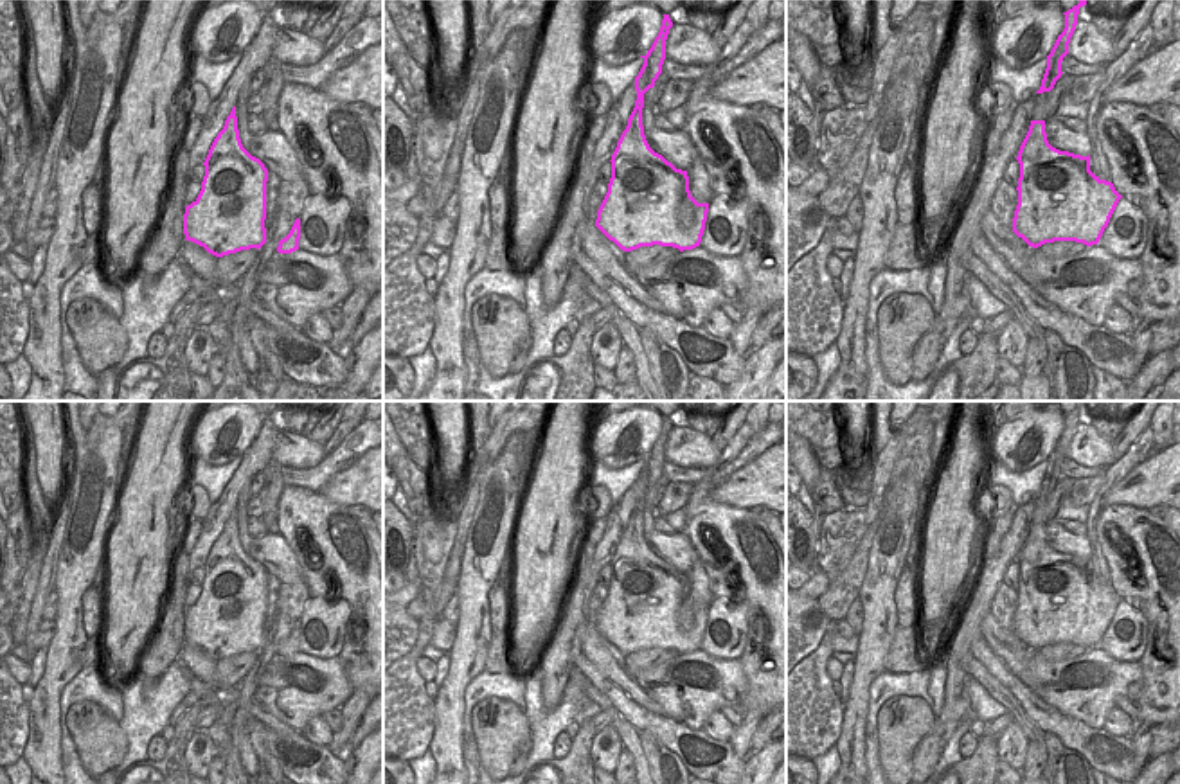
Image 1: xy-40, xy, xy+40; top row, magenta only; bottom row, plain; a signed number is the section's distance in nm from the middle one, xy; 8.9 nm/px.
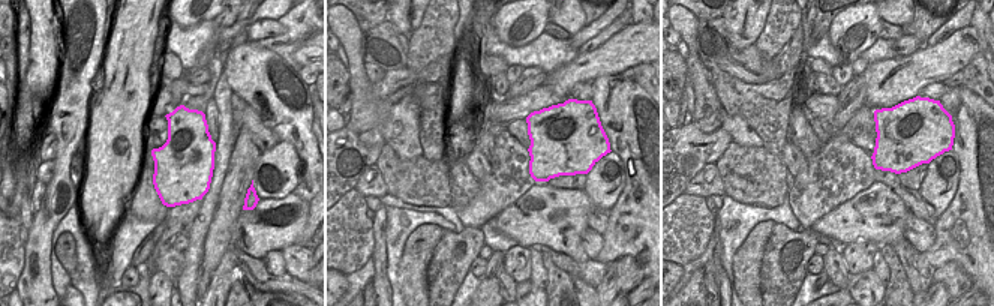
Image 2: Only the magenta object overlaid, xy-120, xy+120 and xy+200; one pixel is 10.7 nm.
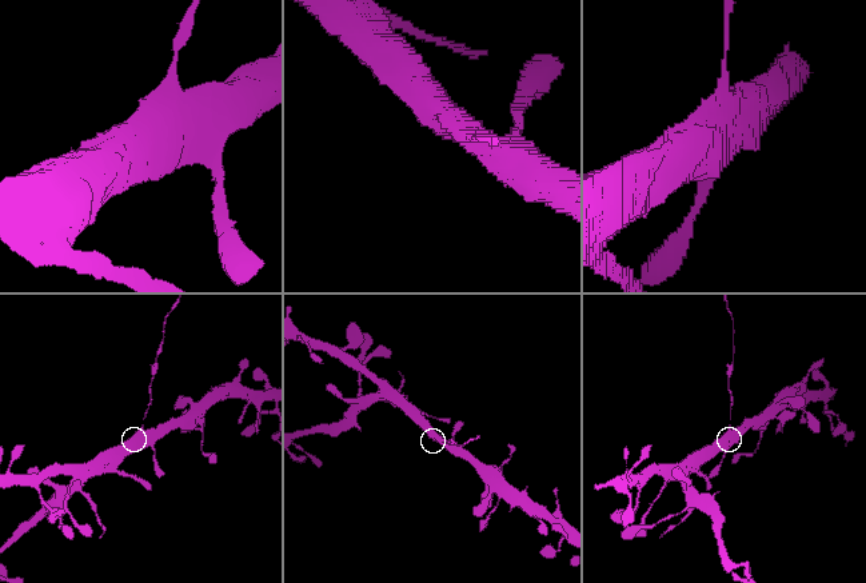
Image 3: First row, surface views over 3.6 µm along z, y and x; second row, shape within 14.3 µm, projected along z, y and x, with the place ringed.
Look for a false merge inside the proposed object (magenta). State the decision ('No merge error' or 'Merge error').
Merge error

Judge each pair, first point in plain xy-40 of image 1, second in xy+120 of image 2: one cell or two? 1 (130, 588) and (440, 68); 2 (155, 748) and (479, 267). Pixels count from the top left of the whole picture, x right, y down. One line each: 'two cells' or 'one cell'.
1: two cells
2: one cell

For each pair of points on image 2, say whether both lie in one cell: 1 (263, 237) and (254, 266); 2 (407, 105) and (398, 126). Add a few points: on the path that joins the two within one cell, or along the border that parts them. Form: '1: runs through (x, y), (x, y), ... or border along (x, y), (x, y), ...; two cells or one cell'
1: border along (239, 248), (261, 260); two cells
2: runs through (407, 110), (402, 122); one cell

